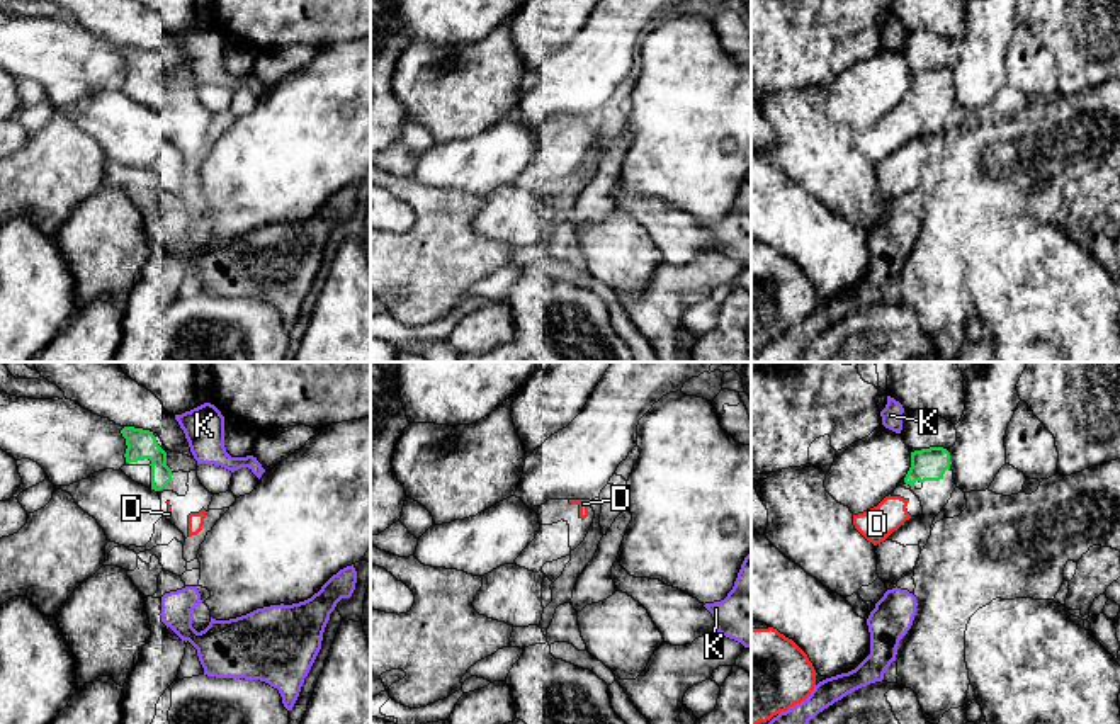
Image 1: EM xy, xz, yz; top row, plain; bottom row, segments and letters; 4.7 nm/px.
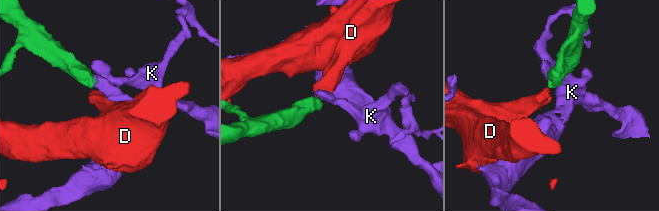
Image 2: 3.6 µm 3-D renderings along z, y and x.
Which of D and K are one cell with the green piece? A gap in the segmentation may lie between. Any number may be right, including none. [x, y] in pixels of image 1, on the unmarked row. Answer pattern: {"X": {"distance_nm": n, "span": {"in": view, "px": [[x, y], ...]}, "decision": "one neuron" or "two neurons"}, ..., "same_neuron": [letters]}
{"D": {"distance_nm": 70, "span": {"in": "yz", "px": [[911, 106], [908, 119]]}, "decision": "one neuron"}, "K": {"distance_nm": 110, "span": {"in": "yz", "px": [[911, 72], [899, 51]]}, "decision": "two neurons"}, "same_neuron": ["D"]}

